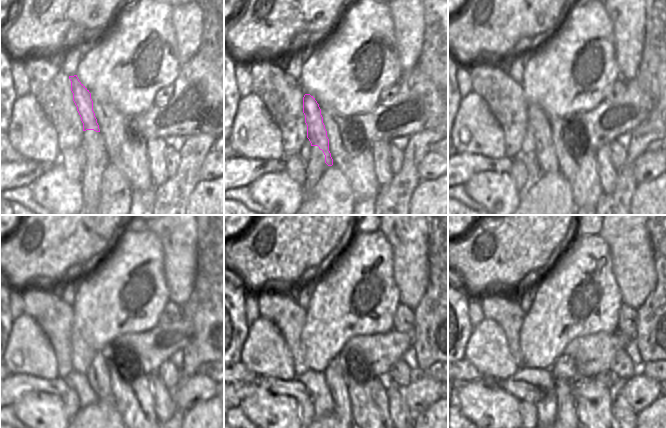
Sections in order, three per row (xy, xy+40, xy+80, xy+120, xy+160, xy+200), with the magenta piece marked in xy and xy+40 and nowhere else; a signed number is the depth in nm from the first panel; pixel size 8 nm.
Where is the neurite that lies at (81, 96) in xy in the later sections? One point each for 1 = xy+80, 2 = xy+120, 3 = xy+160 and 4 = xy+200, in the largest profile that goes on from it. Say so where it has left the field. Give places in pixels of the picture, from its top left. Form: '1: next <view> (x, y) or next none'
1: next xy+80 (544, 151)
2: next xy+120 (98, 373)
3: next xy+160 (337, 384)
4: next xy+200 (565, 415)

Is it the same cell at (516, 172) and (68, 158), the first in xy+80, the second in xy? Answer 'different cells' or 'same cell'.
same cell

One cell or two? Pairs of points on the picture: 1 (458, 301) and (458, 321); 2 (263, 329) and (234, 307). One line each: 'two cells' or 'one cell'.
1: one cell
2: two cells

